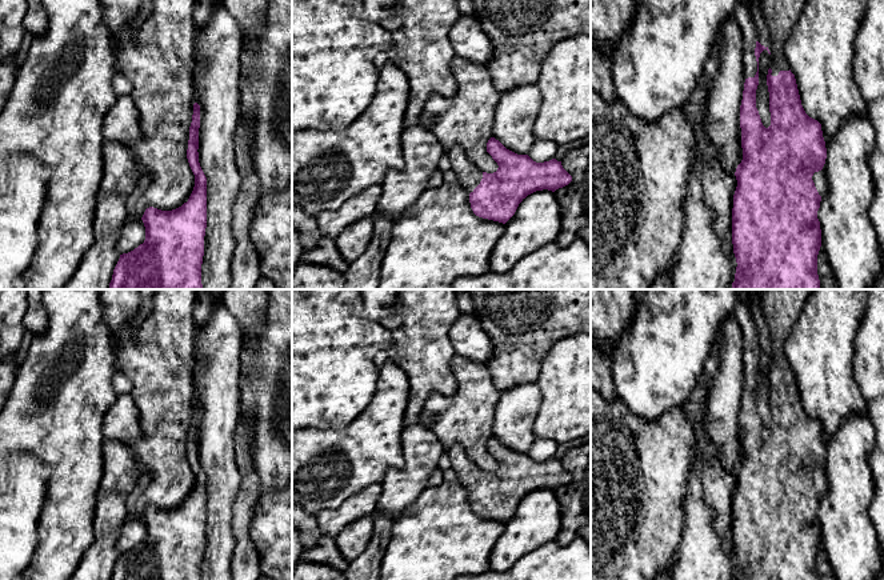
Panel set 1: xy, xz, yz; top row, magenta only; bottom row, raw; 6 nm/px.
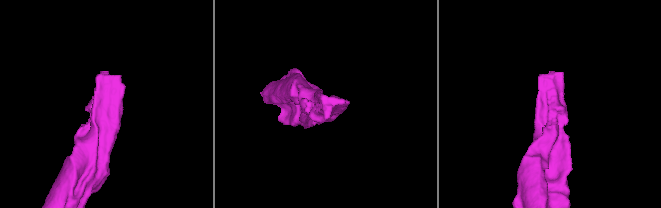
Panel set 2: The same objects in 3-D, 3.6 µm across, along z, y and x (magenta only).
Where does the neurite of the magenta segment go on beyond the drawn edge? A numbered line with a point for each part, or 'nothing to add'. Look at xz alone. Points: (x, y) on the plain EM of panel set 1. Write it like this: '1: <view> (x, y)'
1: xz (468, 474)

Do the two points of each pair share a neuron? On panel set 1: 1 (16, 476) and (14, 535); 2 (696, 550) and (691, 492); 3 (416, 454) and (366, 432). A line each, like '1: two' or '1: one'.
1: one
2: one
3: two

